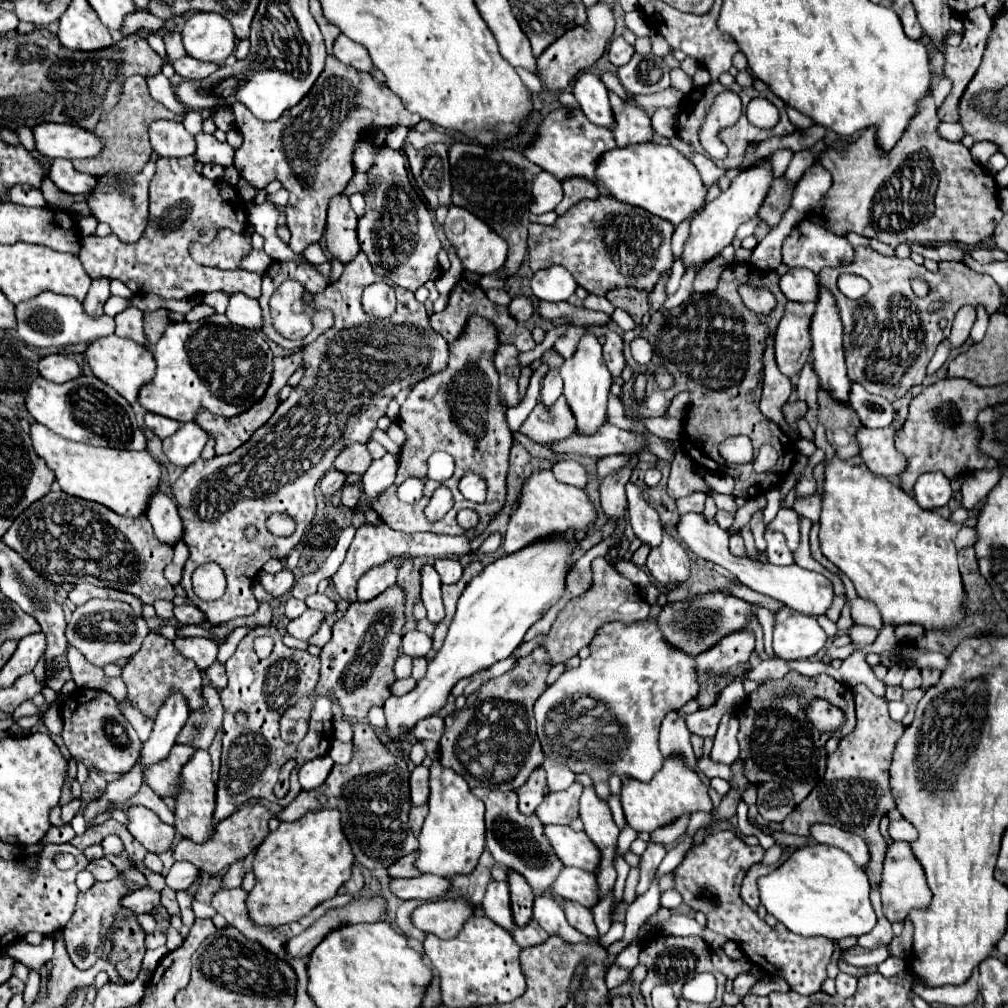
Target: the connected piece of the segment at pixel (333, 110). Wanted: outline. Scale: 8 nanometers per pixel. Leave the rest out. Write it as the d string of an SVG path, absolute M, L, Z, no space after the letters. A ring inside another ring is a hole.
M327 56L325 68L319 76L319 80L313 84L311 92L295 104L295 108L289 108L283 112L281 118L273 122L263 122L251 116L251 110L247 110L243 104L231 104L231 110L235 114L235 126L243 134L243 144L235 152L233 166L237 172L247 178L255 188L265 188L271 180L279 180L285 190L289 190L289 202L285 208L287 226L291 230L291 250L303 252L309 244L319 242L325 232L325 216L327 216L327 204L335 194L341 194L349 180L353 178L353 152L361 140L363 134L377 132L379 128L393 128L393 126L415 126L421 118L411 114L401 98L393 94L385 84L375 80L371 74L359 72L355 68L347 68L341 64L335 56Z

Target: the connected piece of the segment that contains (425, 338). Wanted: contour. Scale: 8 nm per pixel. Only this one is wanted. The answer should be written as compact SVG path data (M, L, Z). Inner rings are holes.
M359 252L355 256L355 260L351 260L351 264L345 264L341 278L337 282L329 284L323 292L315 294L315 302L311 306L303 306L301 296L303 296L303 286L299 282L287 280L271 296L269 306L271 306L275 328L285 338L301 338L301 336L309 334L313 328L313 322L311 322L313 312L323 310L323 308L333 312L333 318L335 318L333 326L303 350L303 362L309 366L309 370L307 370L309 378L305 378L305 392L317 394L317 396L301 398L299 384L297 384L291 390L289 398L279 404L279 408L269 418L269 422L263 424L243 446L239 446L237 450L233 450L231 454L225 454L225 456L215 456L211 460L197 460L195 464L185 468L185 472L177 478L177 482L171 488L173 496L177 500L177 506L179 506L183 528L185 528L183 540L189 546L189 560L183 568L181 586L185 588L189 600L207 614L207 620L211 624L227 622L227 620L233 620L239 616L251 616L257 612L259 604L251 594L255 574L271 558L269 550L273 546L277 546L277 556L285 558L293 550L293 546L301 540L307 524L315 516L315 486L325 476L325 472L331 468L337 454L353 442L367 444L369 434L377 428L377 420L385 414L389 400L393 400L401 390L413 388L419 380L433 376L435 372L441 372L443 368L447 368L447 360L449 360L447 348L449 346L443 340L443 336L439 336L429 326L429 314L425 312L425 306L421 302L417 302L417 298L411 290L399 288L389 278L375 274L371 270L371 264L369 264L365 252ZM379 281L384 281L394 288L397 307L391 318L379 320L379 324L377 324L377 318L367 316L361 310L361 293L367 284ZM273 512L285 512L295 518L297 528L291 536L285 536L285 538L273 536L265 528L265 522ZM247 524L257 526L257 530L259 530L257 538L247 540L243 536L243 528ZM205 562L219 564L227 578L227 592L219 600L213 600L213 602L205 602L205 600L197 598L191 588L193 570Z

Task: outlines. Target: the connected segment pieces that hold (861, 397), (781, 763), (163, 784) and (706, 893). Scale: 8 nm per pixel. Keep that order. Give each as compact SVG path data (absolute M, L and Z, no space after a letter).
M861 384L851 386L849 406L859 414L861 424L867 428L885 428L895 416L895 408L887 398L869 394Z
M789 674L783 680L771 680L771 682L761 684L735 710L735 716L739 720L739 736L737 736L739 746L741 746L739 758L745 762L749 782L761 784L761 782L775 780L791 788L795 802L799 804L801 800L805 800L805 796L815 788L815 784L825 774L825 760L827 760L825 742L831 738L831 734L819 734L813 728L813 724L807 722L801 710L801 704L797 704L797 698L801 696L795 696L793 700L781 698L781 694L789 686L805 686L805 694L809 694L811 698L823 698L831 702L833 706L839 706L845 712L847 722L837 732L837 738L843 738L853 732L855 704L853 704L853 690L827 674L817 674L817 676L801 676L801 674L791 676Z
M173 746L171 754L167 756L167 760L163 760L161 764L155 764L147 774L145 774L145 782L151 786L151 790L157 796L175 796L175 782L179 778L181 766L193 756L191 752L195 752L193 746Z
M719 830L709 834L701 844L693 844L673 870L673 888L683 896L683 902L693 910L707 916L707 928L735 940L747 958L769 976L781 976L787 980L791 990L799 994L819 992L823 980L827 978L827 964L833 954L833 942L823 936L799 936L787 930L783 924L771 928L763 922L755 910L747 908L739 898L739 886L747 870L763 860L765 850L757 846L747 846L741 836L731 830Z

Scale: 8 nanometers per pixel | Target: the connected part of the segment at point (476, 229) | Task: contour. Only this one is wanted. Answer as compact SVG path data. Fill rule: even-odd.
M451 206L443 228L445 228L445 234L451 242L451 246L455 248L465 270L471 270L477 274L491 274L491 272L497 272L499 268L505 266L507 242L501 236L497 236L497 232L493 232L483 220L479 220L477 216L473 216L465 208Z

